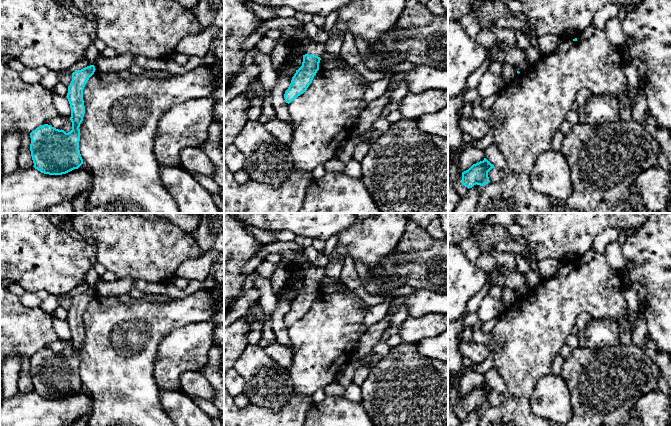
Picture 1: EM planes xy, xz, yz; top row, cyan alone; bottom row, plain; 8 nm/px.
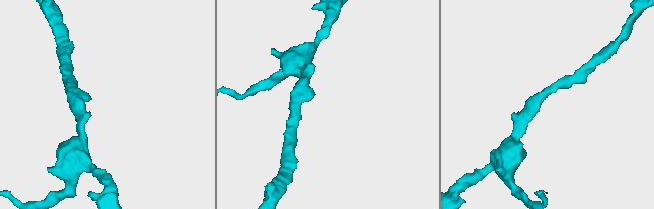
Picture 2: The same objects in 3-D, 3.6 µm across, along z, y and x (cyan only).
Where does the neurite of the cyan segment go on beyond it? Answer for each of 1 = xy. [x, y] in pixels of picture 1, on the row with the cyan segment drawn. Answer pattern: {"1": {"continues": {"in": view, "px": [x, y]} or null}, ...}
{"1": {"continues": null}}

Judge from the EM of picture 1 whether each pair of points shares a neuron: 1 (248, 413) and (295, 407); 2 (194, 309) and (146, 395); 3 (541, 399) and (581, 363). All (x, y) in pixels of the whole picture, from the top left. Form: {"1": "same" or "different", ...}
{"1": "same", "2": "same", "3": "different"}

